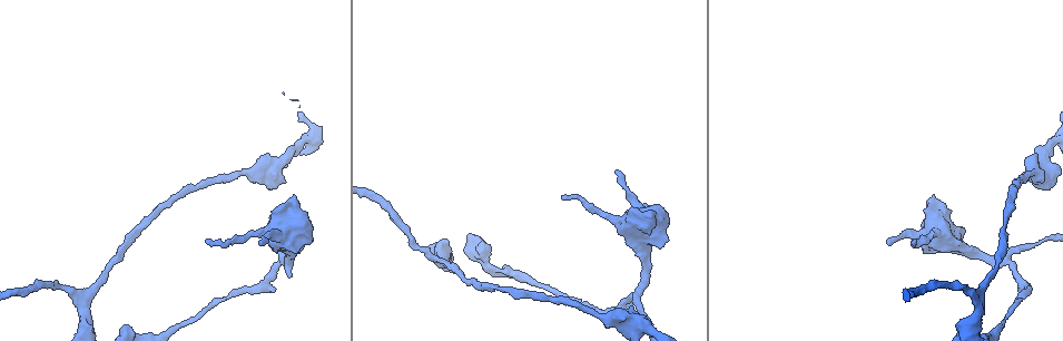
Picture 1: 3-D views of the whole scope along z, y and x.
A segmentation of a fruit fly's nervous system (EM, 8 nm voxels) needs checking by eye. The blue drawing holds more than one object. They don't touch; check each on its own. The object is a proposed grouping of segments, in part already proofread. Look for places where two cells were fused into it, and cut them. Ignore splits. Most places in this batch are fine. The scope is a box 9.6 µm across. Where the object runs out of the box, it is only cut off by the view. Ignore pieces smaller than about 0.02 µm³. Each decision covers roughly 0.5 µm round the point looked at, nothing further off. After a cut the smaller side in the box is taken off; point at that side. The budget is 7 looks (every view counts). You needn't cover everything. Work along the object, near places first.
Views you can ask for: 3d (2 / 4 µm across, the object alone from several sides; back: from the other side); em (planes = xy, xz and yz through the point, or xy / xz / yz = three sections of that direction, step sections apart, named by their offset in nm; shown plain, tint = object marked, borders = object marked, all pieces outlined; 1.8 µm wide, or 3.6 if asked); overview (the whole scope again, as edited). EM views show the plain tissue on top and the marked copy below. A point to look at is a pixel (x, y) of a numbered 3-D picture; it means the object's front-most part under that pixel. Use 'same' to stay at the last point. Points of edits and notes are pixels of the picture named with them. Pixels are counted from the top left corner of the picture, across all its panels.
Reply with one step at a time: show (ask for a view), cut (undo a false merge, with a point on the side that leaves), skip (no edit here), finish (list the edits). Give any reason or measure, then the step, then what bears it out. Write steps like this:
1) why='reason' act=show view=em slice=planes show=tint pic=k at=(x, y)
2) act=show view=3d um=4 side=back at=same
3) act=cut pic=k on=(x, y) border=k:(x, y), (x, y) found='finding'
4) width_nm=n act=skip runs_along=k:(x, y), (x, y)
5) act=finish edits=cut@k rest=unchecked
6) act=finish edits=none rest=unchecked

why='a narrow waist' act=show view=em um=3.6 slice=yz step=8 show=tint pic=1 at=(1020, 300)

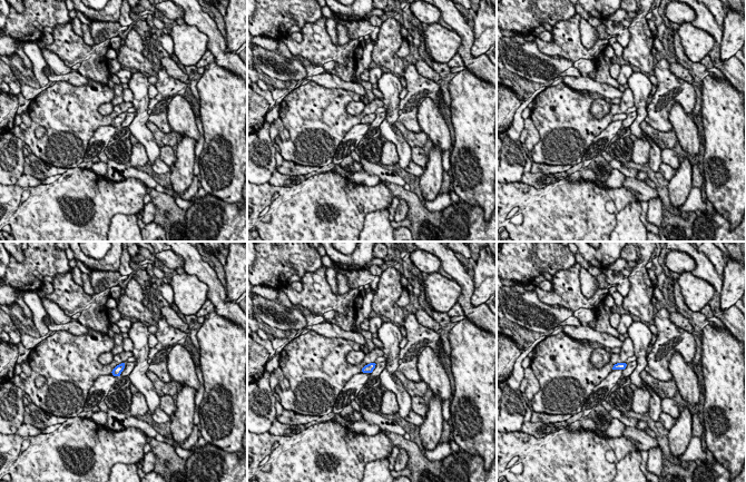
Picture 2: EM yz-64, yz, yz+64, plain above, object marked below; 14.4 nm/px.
act=skip found='continuous, no second cell'

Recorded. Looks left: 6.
why='calibre changes' act=show view=em slice=xy step=4 show=tint pic=1 at=(610, 219)

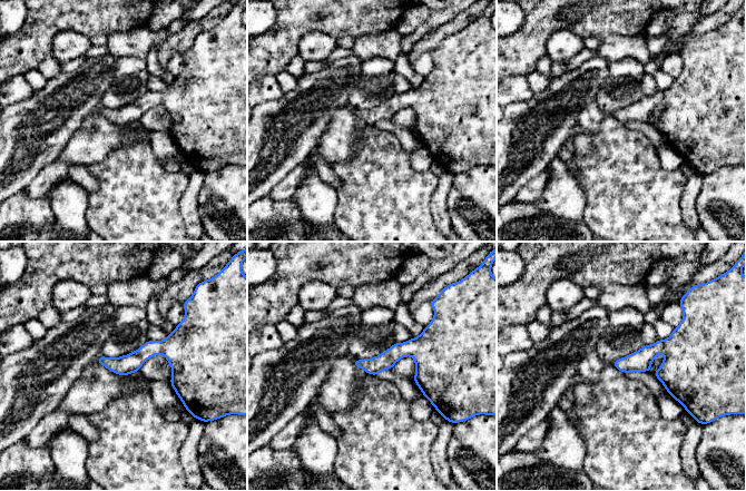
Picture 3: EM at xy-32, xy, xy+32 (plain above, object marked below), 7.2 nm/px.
why='cut it another way' act=show view=em slice=planes show=tint at=same

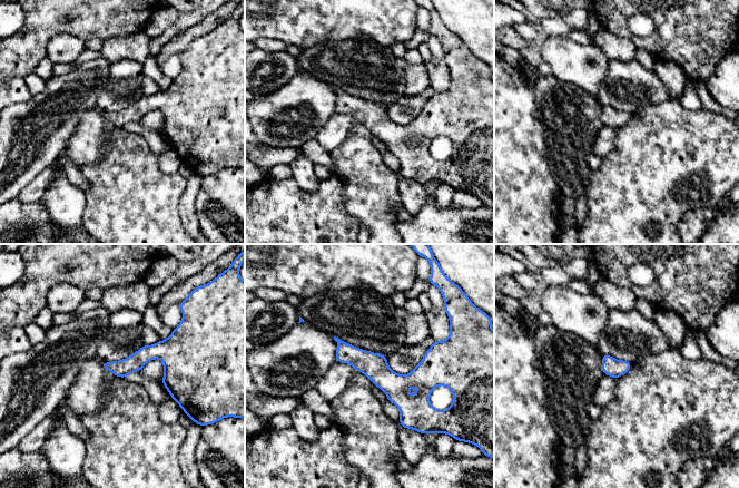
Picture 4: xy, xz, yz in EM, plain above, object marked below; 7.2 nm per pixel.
act=skip runs_along=4:(340, 342), (388, 381), (436, 363) found='one cell here'

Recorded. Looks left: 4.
why='thick turns thin' act=show view=3d um=2 side=back pic=1 at=(266, 172)

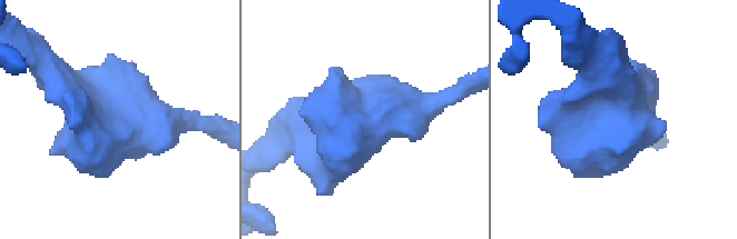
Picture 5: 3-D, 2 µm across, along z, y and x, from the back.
why='now the EM' act=show view=em slice=xy step=16 show=tint pic=5 at=(367, 106)

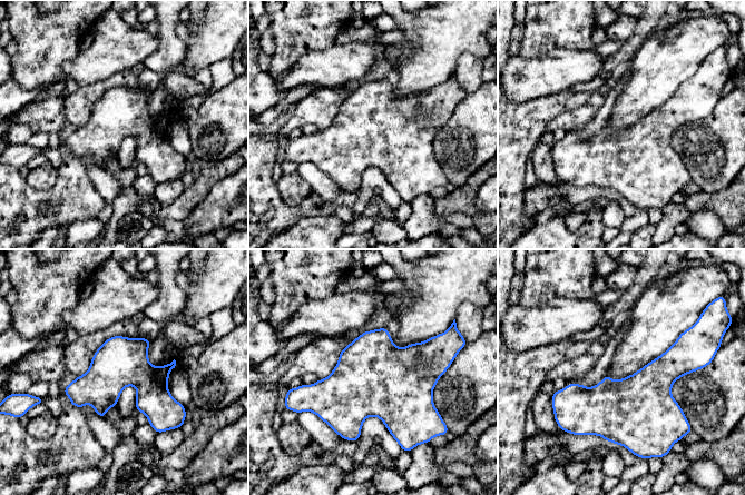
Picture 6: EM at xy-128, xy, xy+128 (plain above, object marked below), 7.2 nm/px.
why='another direction' act=show view=em slice=planes show=tint at=same

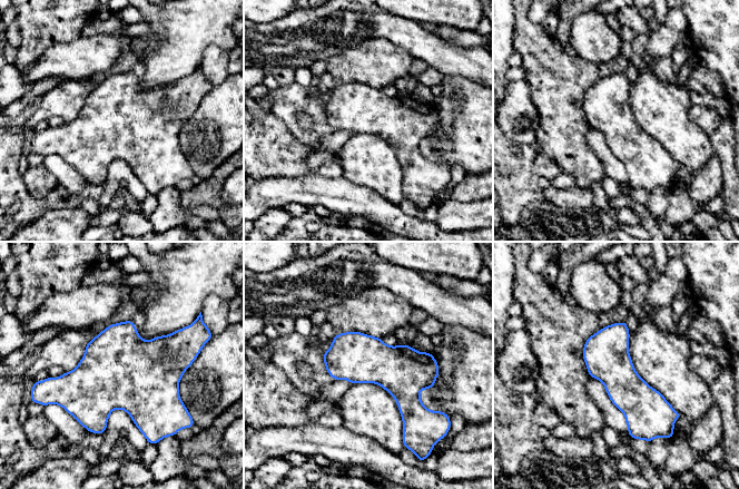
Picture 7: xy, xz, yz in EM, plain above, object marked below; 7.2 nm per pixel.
width_nm=340 act=skip found='all the same cell'

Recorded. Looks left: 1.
act=finish edits=none rest=unchecked

